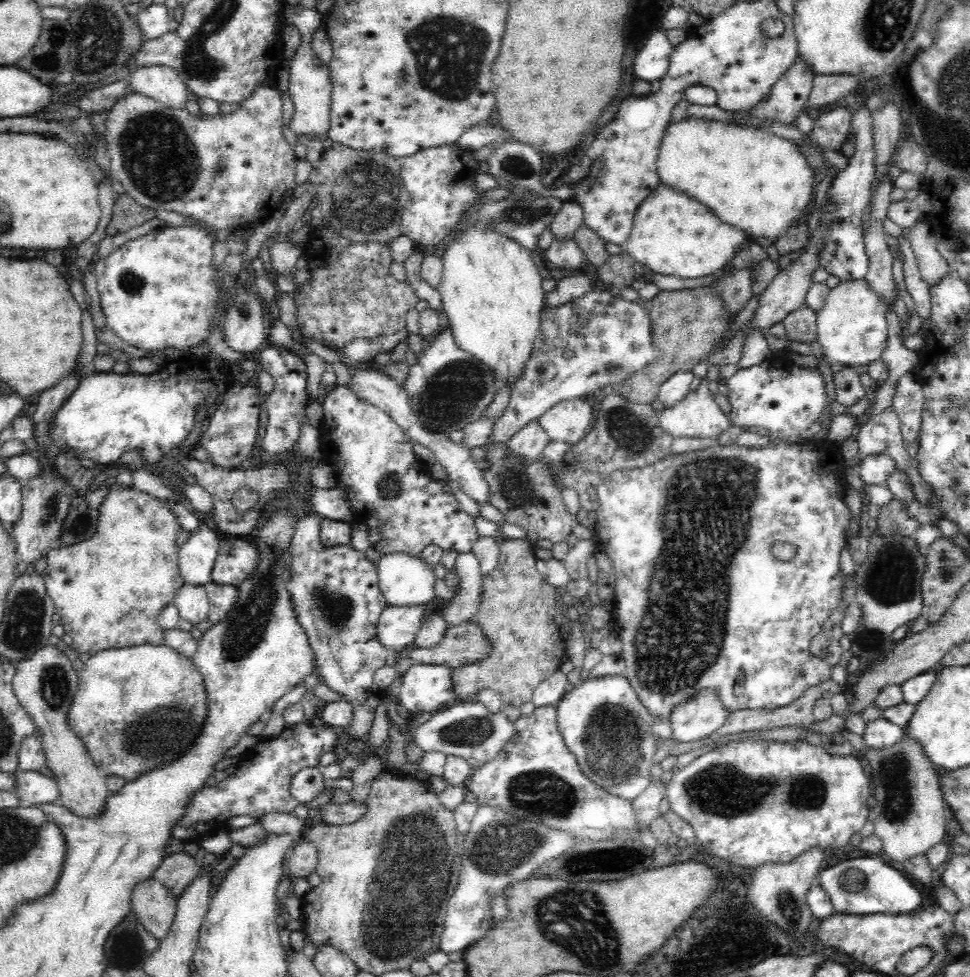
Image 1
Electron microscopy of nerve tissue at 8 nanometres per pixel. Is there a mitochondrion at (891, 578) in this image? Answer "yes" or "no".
yes

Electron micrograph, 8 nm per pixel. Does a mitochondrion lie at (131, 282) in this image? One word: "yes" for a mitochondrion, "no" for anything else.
yes

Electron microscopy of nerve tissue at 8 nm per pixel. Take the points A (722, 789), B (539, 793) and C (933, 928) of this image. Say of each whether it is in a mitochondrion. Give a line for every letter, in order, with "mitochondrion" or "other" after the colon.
A: mitochondrion
B: mitochondrion
C: other

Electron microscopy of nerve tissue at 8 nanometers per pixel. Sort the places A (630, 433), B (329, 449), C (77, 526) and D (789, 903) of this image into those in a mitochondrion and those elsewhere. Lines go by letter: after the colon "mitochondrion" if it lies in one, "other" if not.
A: mitochondrion
B: other
C: mitochondrion
D: mitochondrion

